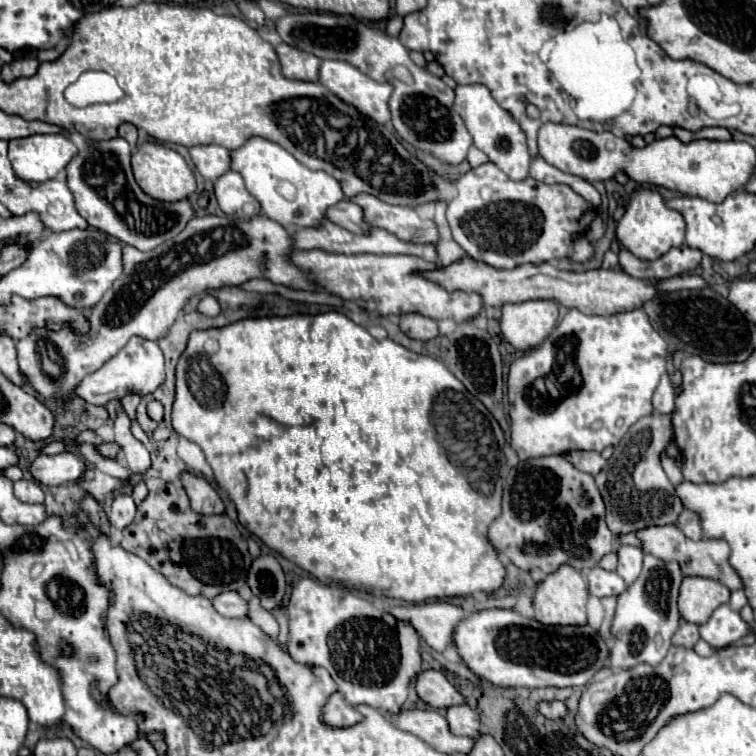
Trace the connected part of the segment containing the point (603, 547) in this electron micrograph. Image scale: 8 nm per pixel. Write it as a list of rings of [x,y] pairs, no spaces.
[[[564,456],[532,458],[508,472],[502,514],[490,524],[488,538],[522,570],[540,568],[552,574],[560,564],[586,570],[598,566],[602,556],[614,548],[604,514],[602,496],[590,474],[574,468]]]

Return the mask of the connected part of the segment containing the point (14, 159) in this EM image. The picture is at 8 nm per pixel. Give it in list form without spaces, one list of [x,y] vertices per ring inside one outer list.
[[[34,134],[10,140],[8,160],[22,180],[52,180],[64,172],[78,148],[64,134]]]

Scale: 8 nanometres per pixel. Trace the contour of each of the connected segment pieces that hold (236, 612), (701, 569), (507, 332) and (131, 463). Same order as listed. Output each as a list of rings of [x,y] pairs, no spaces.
[[[222,592],[214,600],[214,608],[228,618],[246,618],[246,602],[238,596],[238,592]]]
[[[676,524],[644,528],[644,530],[636,532],[636,536],[642,542],[642,550],[646,554],[652,554],[652,556],[656,556],[660,560],[676,560],[680,564],[684,576],[712,578],[712,580],[722,582],[730,590],[742,588],[742,582],[740,582],[738,574],[728,564],[730,548],[728,548],[728,544],[724,540],[688,540],[688,536],[684,536],[684,532],[680,532],[680,528],[676,528]]]
[[[528,300],[502,306],[502,334],[518,350],[538,346],[556,326],[558,304],[554,300]]]
[[[118,414],[114,422],[116,438],[114,442],[120,444],[122,456],[132,472],[146,472],[150,468],[150,452],[144,448],[142,442],[138,442],[130,432],[130,420],[126,414]]]

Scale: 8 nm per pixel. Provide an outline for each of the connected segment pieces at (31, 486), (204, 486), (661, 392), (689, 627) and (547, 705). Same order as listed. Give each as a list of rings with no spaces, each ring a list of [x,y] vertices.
[[[18,480],[14,482],[14,496],[20,502],[28,504],[40,504],[44,502],[44,492],[36,480]]]
[[[182,474],[182,482],[184,482],[184,488],[188,492],[194,512],[224,514],[224,504],[220,500],[220,496],[204,478],[198,478],[192,474]]]
[[[668,374],[662,376],[662,380],[654,392],[654,398],[652,398],[652,406],[660,414],[672,414],[672,410],[674,410],[674,388],[670,384]]]
[[[682,622],[680,628],[676,630],[674,638],[672,638],[672,644],[674,646],[682,646],[682,648],[694,648],[694,644],[700,640],[698,636],[698,626],[696,624],[688,624],[688,622]]]
[[[558,700],[556,702],[540,702],[538,712],[542,716],[548,716],[550,720],[560,720],[560,718],[564,718],[568,714],[568,708],[566,708],[564,702],[558,702]]]

